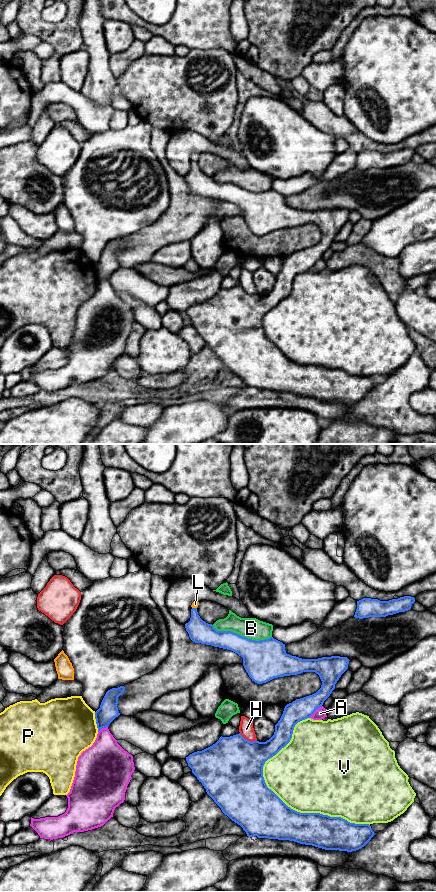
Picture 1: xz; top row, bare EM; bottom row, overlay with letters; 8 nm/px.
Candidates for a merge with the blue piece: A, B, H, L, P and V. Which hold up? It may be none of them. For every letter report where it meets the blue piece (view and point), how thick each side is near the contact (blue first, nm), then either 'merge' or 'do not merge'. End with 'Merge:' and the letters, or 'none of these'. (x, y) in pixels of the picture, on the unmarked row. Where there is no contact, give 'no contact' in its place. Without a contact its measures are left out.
A: meets blue in xz at (315, 262); 170 nm thick on the blue side, 90 nm on the other; do not merge
B: meets blue in xz at (242, 188); 320 nm thick on the blue side, 170 nm on the other; do not merge
H: meets blue in xz at (247, 292); 480 nm thick on the blue side, 120 nm on the other; do not merge
L: meets blue in xz at (194, 160); 180 nm thick on the blue side, 50 nm on the other; merge
P: meets blue in xz at (96, 274); 160 nm thick on the blue side, 480 nm on the other; do not merge
V: meets blue in xz at (283, 354); 380 nm thick on the blue side, 500 nm on the other; do not merge
Merge: L

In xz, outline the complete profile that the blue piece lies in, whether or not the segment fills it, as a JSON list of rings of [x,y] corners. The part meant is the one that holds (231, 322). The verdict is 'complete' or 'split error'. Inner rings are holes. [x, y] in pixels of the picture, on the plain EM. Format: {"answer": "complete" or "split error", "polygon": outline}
{"answer": "split error", "polygon": [[[198,153],[191,157],[191,170],[185,176],[190,191],[201,195],[231,202],[243,210],[243,218],[249,229],[257,236],[274,230],[315,224],[322,237],[314,246],[296,251],[285,258],[283,266],[275,277],[274,287],[266,294],[248,293],[240,285],[220,289],[212,298],[186,309],[188,318],[206,341],[207,346],[232,373],[240,377],[248,389],[289,392],[312,397],[325,402],[352,404],[364,399],[375,387],[369,376],[350,375],[341,369],[330,369],[320,365],[300,365],[288,359],[265,335],[263,318],[291,292],[295,277],[322,259],[324,253],[335,241],[335,236],[348,221],[347,209],[331,208],[318,211],[302,211],[286,205],[285,196],[270,189],[252,192],[232,183],[217,183],[212,176],[203,173],[197,164]]]}

